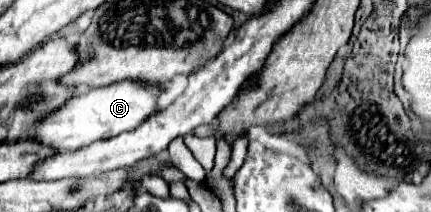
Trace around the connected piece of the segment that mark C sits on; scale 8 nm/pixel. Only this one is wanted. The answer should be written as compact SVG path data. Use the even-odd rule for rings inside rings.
M122 80L104 88L90 88L76 94L60 110L44 118L34 130L34 140L54 146L60 152L74 152L92 142L114 138L116 134L134 130L146 118L158 112L158 94L152 92L152 86L142 80Z

